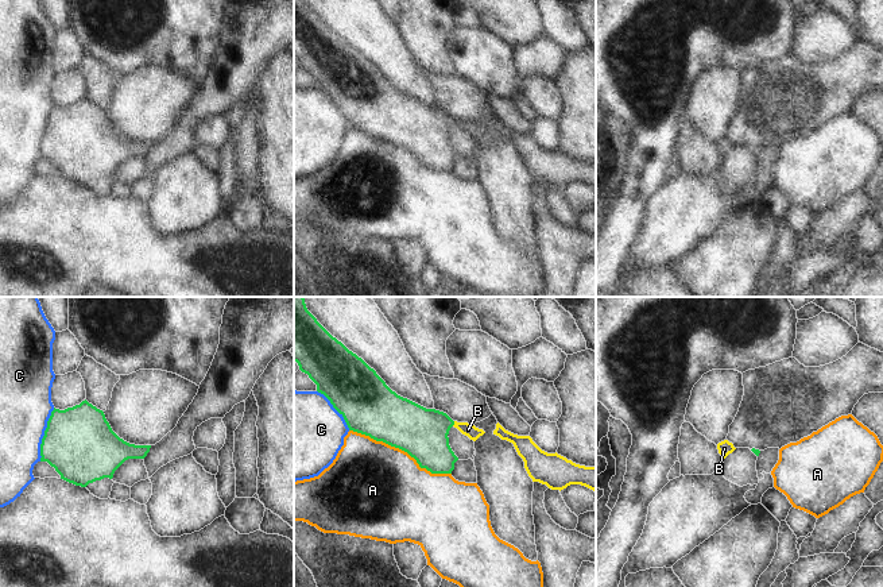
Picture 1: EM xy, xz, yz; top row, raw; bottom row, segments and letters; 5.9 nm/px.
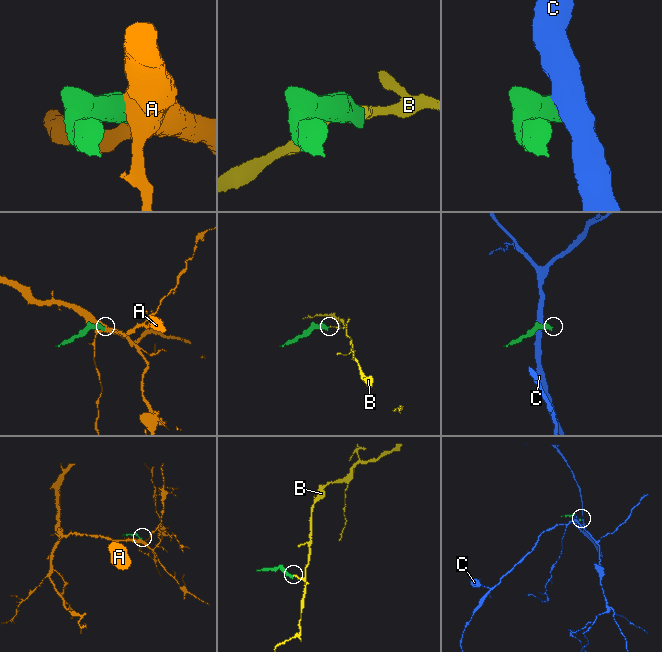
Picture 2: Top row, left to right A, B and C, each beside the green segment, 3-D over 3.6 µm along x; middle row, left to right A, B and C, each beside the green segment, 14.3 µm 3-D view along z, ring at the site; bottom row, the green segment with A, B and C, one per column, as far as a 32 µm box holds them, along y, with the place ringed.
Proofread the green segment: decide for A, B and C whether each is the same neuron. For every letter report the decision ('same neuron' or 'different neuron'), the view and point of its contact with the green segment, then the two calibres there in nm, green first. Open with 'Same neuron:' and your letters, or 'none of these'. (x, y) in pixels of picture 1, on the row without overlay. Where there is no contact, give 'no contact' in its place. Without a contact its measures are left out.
Same neuron: B
A: different neuron | xz (401, 146) | 300/480 nm
B: same neuron | xz (453, 122) | 300/80 nm
C: different neuron | xy (45, 132) | 420/300 nm

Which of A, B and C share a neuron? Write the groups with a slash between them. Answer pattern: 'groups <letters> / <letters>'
groups A / B / C

